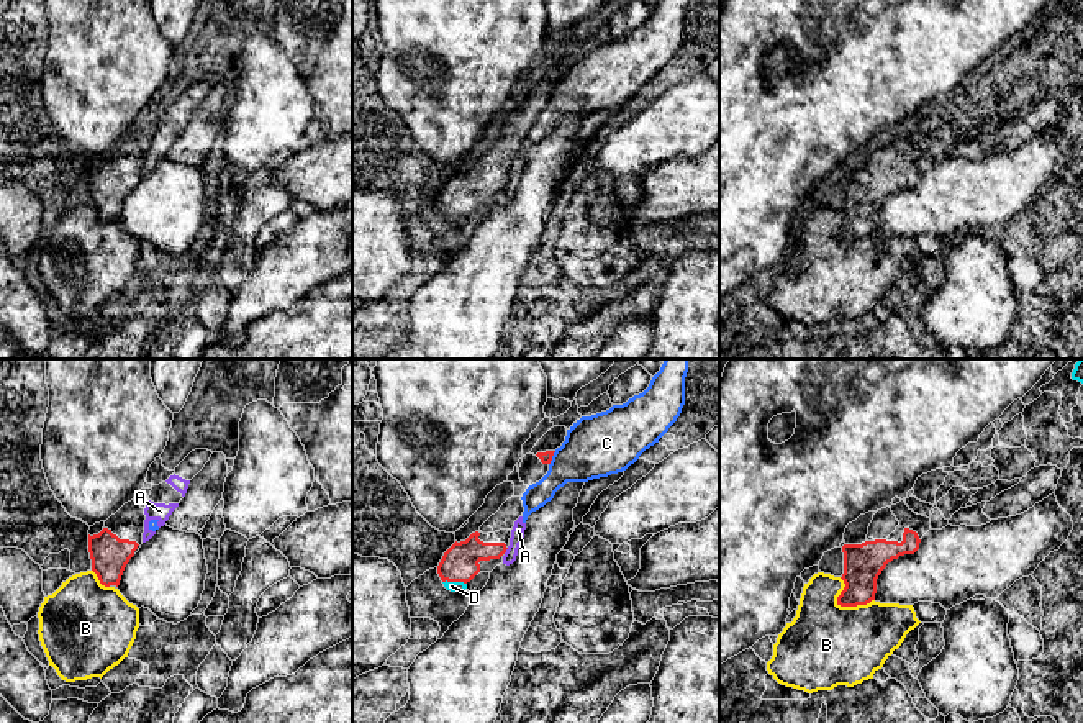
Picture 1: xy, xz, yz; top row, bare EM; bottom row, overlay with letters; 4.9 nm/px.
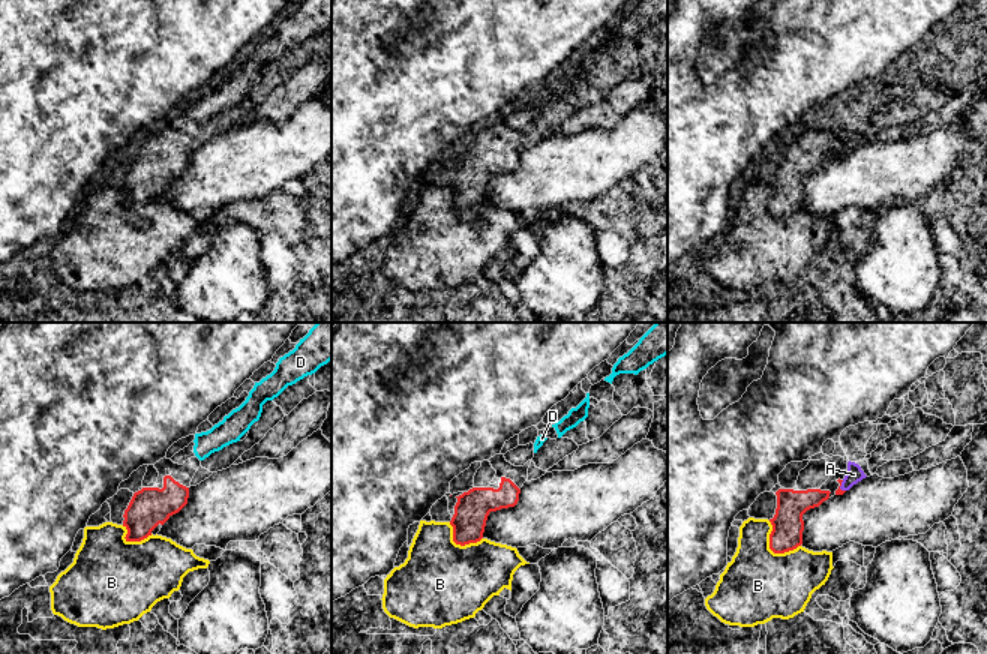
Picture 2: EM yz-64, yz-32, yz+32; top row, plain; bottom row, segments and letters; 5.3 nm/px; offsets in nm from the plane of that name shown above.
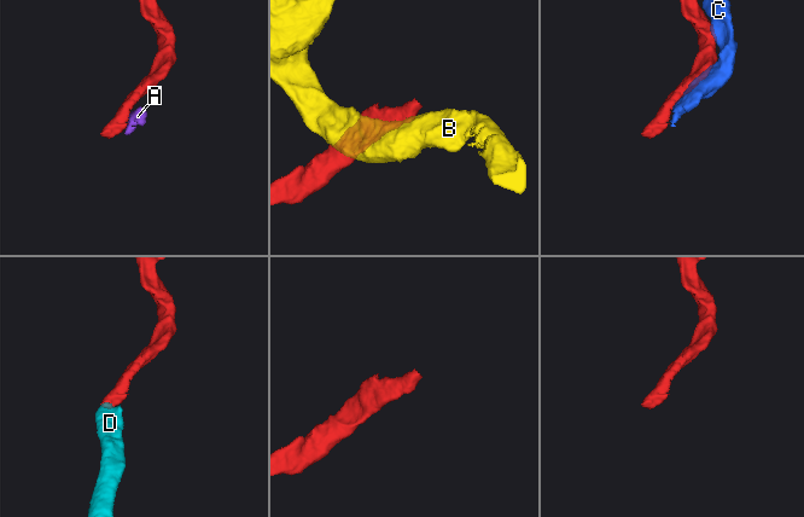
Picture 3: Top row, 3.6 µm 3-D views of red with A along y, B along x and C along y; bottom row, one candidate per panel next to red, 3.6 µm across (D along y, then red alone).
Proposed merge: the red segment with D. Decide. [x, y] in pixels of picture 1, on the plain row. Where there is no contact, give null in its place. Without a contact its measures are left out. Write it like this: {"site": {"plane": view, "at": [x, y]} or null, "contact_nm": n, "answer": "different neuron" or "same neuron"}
{"site": {"plane": "xz", "at": [454, 213]}, "contact_nm": 120, "answer": "same neuron"}

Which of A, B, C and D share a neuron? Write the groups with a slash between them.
A C / B / D

